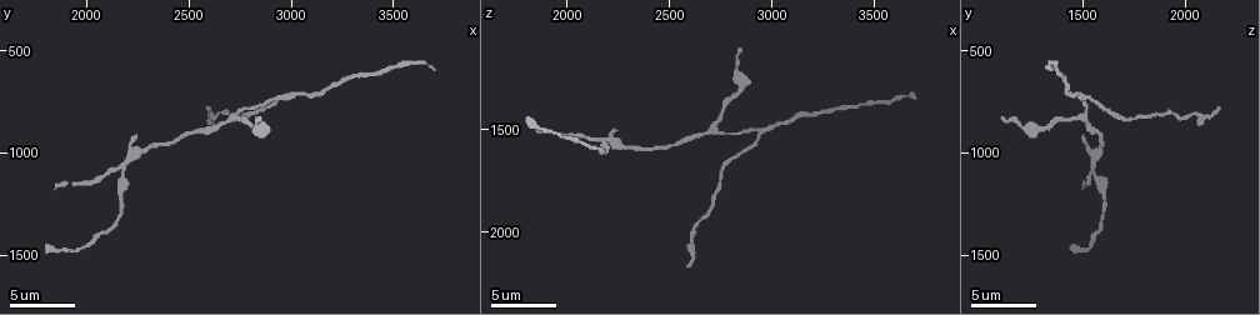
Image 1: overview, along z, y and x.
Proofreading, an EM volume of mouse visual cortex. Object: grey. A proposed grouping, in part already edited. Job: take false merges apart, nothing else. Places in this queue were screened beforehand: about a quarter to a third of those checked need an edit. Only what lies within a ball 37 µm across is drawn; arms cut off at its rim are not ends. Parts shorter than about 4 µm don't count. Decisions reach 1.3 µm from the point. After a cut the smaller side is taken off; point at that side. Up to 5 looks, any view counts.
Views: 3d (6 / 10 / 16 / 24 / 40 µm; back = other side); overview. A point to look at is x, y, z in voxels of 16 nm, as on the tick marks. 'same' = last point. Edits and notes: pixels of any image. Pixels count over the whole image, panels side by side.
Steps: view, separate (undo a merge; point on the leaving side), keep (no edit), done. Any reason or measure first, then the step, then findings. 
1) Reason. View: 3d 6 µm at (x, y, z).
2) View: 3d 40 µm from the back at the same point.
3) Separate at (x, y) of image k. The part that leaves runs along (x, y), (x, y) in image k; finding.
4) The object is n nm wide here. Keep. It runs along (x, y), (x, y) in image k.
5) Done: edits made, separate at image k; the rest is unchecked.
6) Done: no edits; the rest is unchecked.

A fork. View: 3d 16 µm at (2940, 730, 1510).

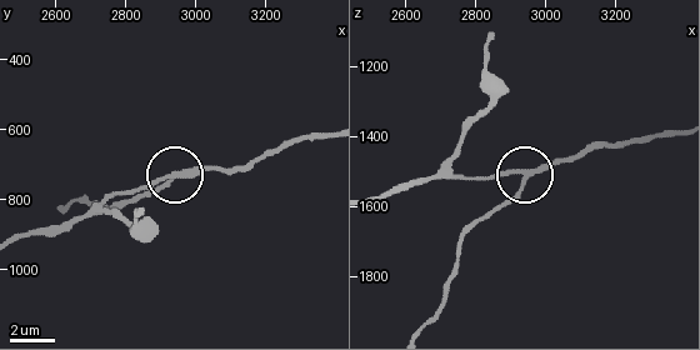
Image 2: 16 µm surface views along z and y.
3 arms meet here. Keep. It runs along (63, 220), (89, 216), (118, 195), (173, 176), (146, 196) in image 2; one cell here.

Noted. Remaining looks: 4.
Narrows sharply. View: 3d 10 µm at (2730, 830, 1740).

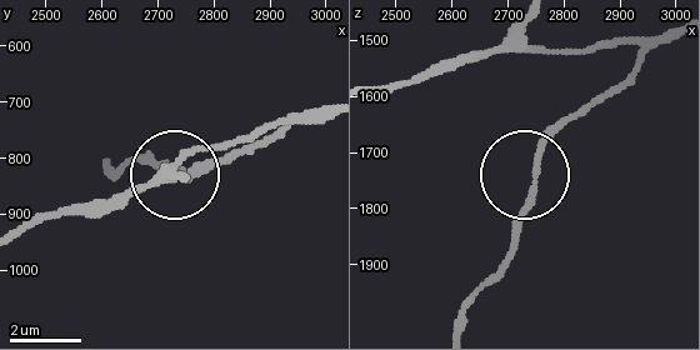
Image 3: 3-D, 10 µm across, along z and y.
Keep. It runs along (464, 54), (636, 54), (544, 143), (499, 275) in image 3; all the same cell.

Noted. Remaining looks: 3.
Three arms meet. View: 3d 6 µm at (2170, 1110, 1550).

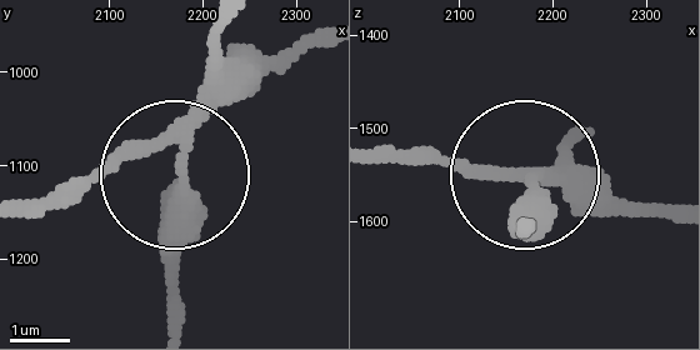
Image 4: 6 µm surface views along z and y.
View: 3d 6 µm from the back at (2175, 1105, 1565).

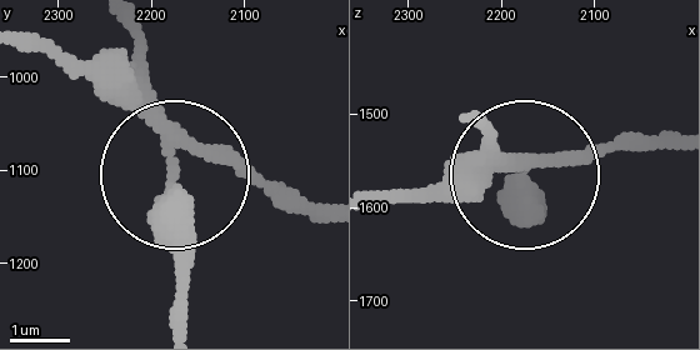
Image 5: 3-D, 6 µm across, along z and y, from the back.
Separate at (178, 190) of image 5. The part that leaves runs along (156, 116), (181, 321) in image 5; a second cell is stuck on.

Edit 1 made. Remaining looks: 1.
Done: edits made, separate at image 5; the rest is unchecked.

